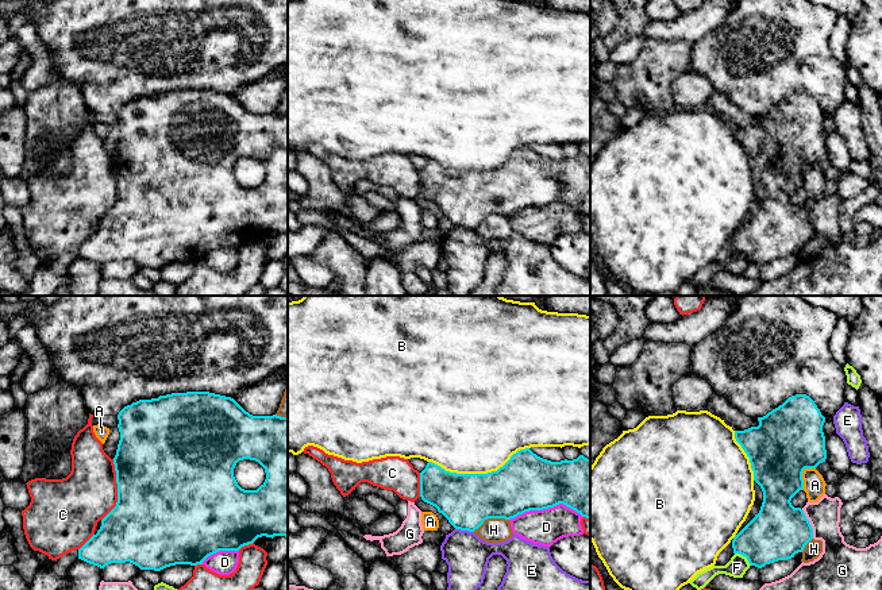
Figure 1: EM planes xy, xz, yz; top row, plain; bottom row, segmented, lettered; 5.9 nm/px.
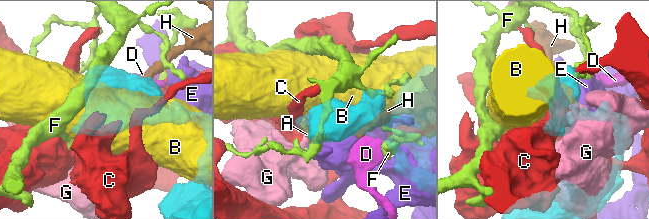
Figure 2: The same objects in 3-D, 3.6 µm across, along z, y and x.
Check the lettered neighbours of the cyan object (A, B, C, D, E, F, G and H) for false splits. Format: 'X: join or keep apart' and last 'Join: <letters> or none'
A: keep apart
B: keep apart
C: keep apart
D: keep apart
E: keep apart
F: keep apart
G: keep apart
H: keep apart
Join: none

